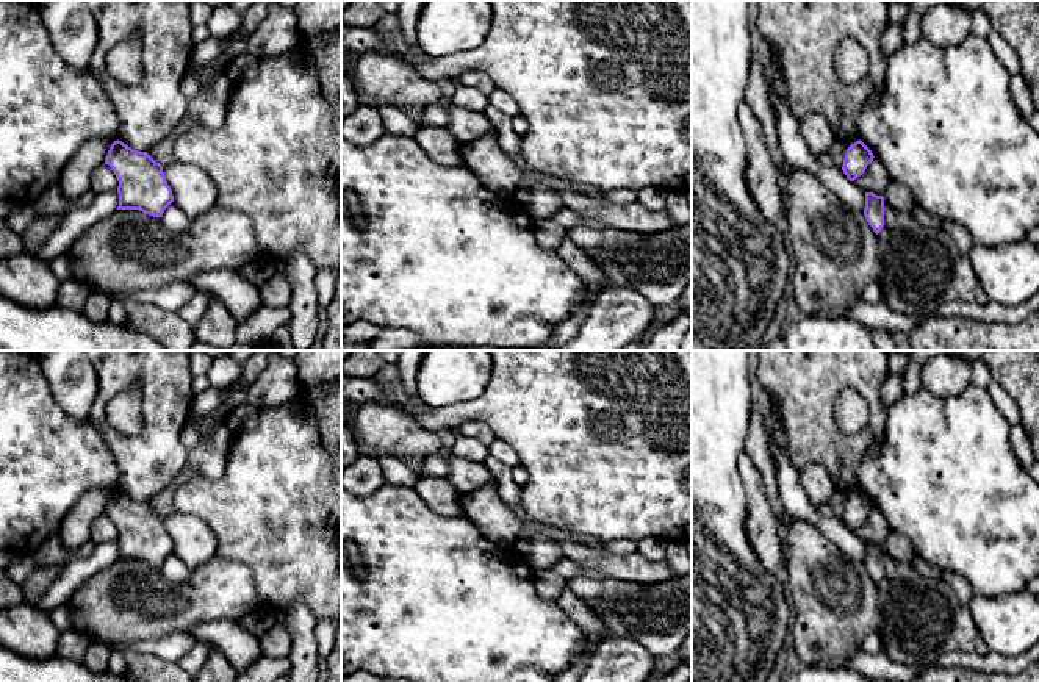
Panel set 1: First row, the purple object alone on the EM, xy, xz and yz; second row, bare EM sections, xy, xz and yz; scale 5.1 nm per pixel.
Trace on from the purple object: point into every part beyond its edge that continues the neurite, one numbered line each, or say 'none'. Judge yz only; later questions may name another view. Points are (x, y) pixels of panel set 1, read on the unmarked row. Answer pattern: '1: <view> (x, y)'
none

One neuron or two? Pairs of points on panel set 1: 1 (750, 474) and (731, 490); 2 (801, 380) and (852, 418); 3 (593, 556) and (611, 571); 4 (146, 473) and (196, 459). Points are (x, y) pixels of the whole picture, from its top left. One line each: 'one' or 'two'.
1: two
2: two
3: one
4: two

